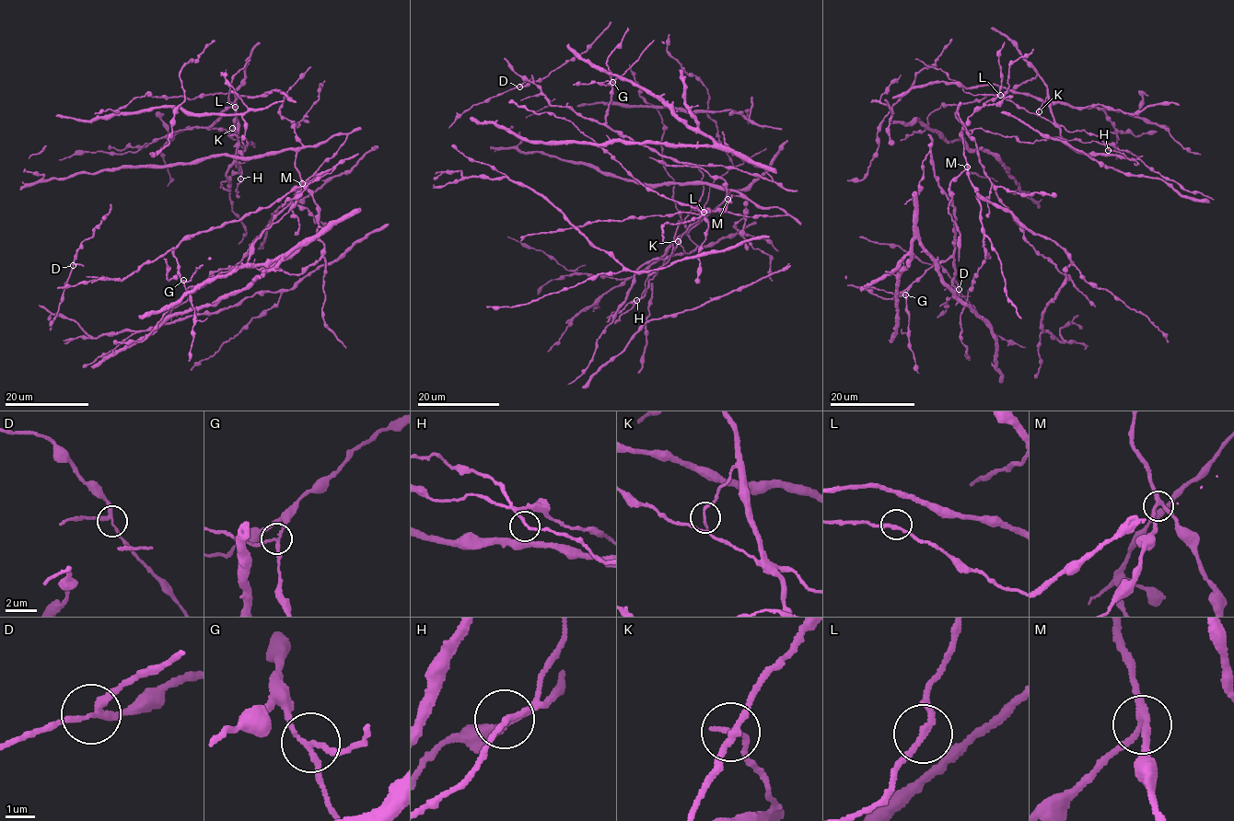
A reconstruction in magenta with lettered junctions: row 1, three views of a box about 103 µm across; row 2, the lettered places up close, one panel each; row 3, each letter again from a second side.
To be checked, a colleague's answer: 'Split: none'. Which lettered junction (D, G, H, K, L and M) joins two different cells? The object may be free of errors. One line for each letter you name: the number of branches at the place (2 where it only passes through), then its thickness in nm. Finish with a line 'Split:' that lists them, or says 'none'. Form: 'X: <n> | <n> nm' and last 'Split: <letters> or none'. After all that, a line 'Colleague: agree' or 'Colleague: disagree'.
G: 3 | 150 nm
Split: G
Colleague: disagree

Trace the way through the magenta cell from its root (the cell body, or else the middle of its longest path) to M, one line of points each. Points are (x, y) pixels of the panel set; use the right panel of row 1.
M: (964, 145), (960, 136), (967, 167)

